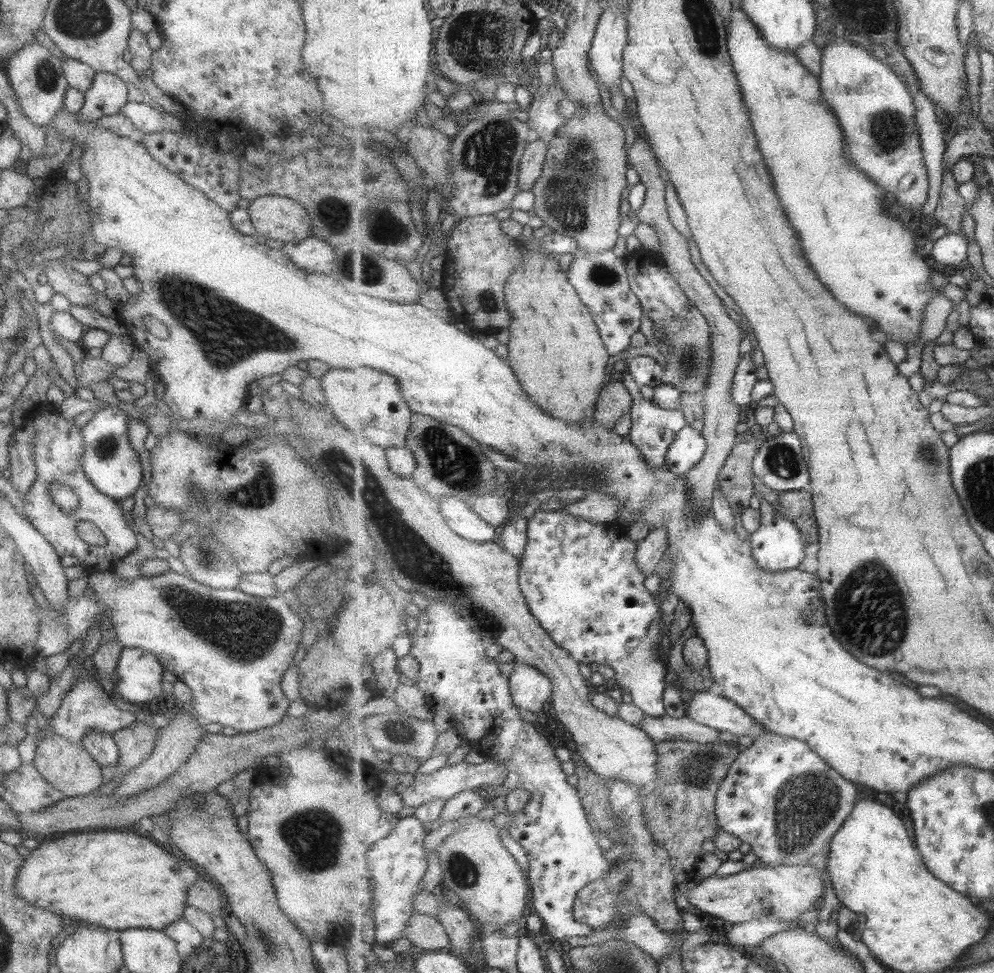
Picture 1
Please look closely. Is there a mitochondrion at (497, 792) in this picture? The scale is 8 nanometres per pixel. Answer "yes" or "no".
no

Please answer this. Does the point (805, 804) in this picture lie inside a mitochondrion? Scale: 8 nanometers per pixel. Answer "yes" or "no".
yes

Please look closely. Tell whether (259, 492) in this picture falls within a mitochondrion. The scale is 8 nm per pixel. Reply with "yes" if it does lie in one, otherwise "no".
yes

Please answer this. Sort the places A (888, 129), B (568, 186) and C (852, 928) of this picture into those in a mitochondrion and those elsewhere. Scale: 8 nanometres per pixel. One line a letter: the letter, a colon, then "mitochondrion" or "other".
A: mitochondrion
B: mitochondrion
C: other

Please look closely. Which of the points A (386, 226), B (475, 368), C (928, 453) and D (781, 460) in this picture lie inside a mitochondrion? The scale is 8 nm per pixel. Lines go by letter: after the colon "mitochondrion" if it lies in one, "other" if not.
A: mitochondrion
B: other
C: mitochondrion
D: mitochondrion

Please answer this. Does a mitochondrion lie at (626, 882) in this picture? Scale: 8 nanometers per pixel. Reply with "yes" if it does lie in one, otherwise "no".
yes

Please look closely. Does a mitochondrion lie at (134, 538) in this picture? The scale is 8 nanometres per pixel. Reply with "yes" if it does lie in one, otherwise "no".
no

